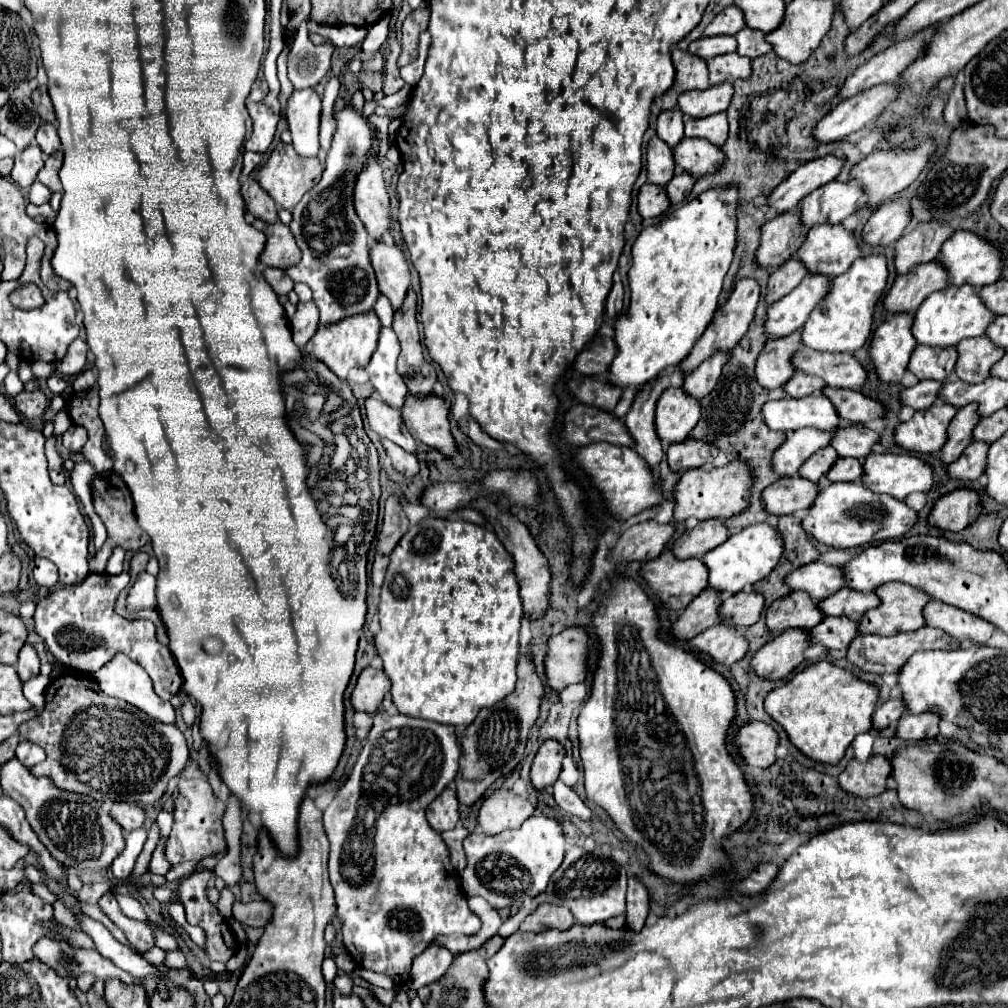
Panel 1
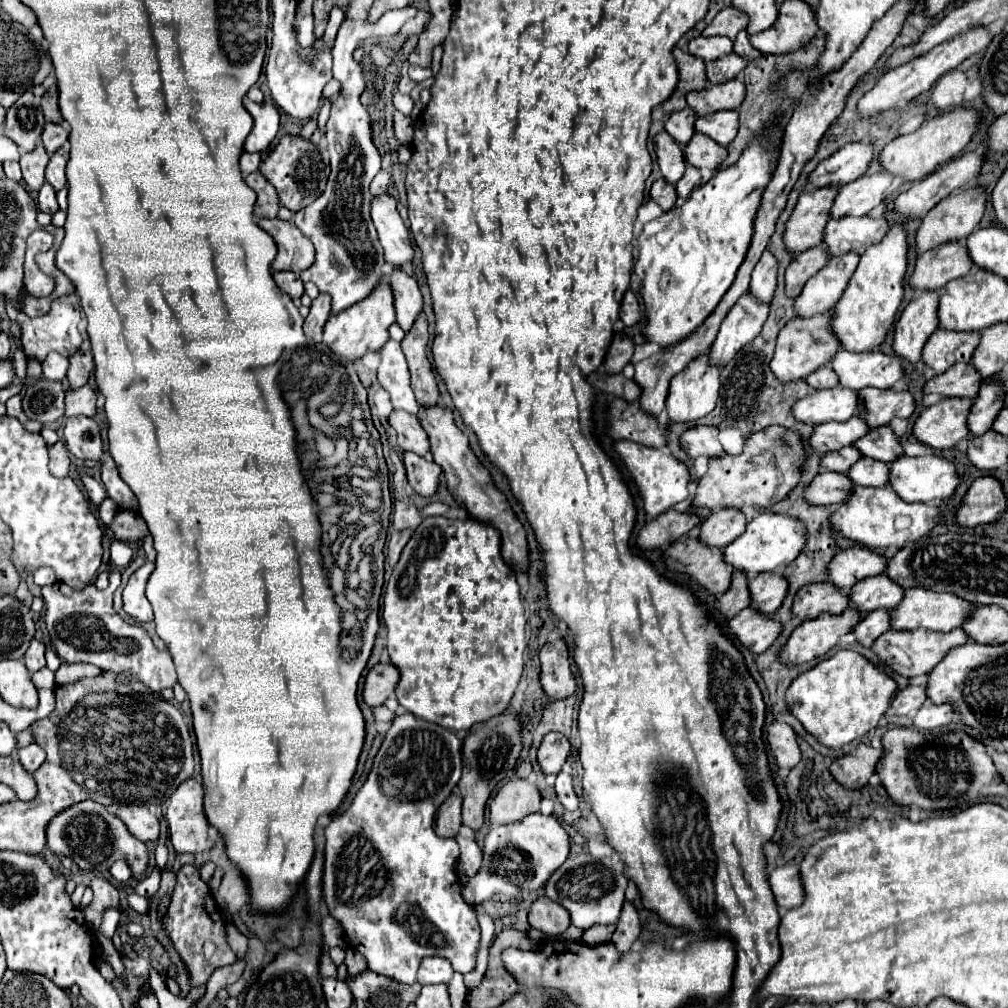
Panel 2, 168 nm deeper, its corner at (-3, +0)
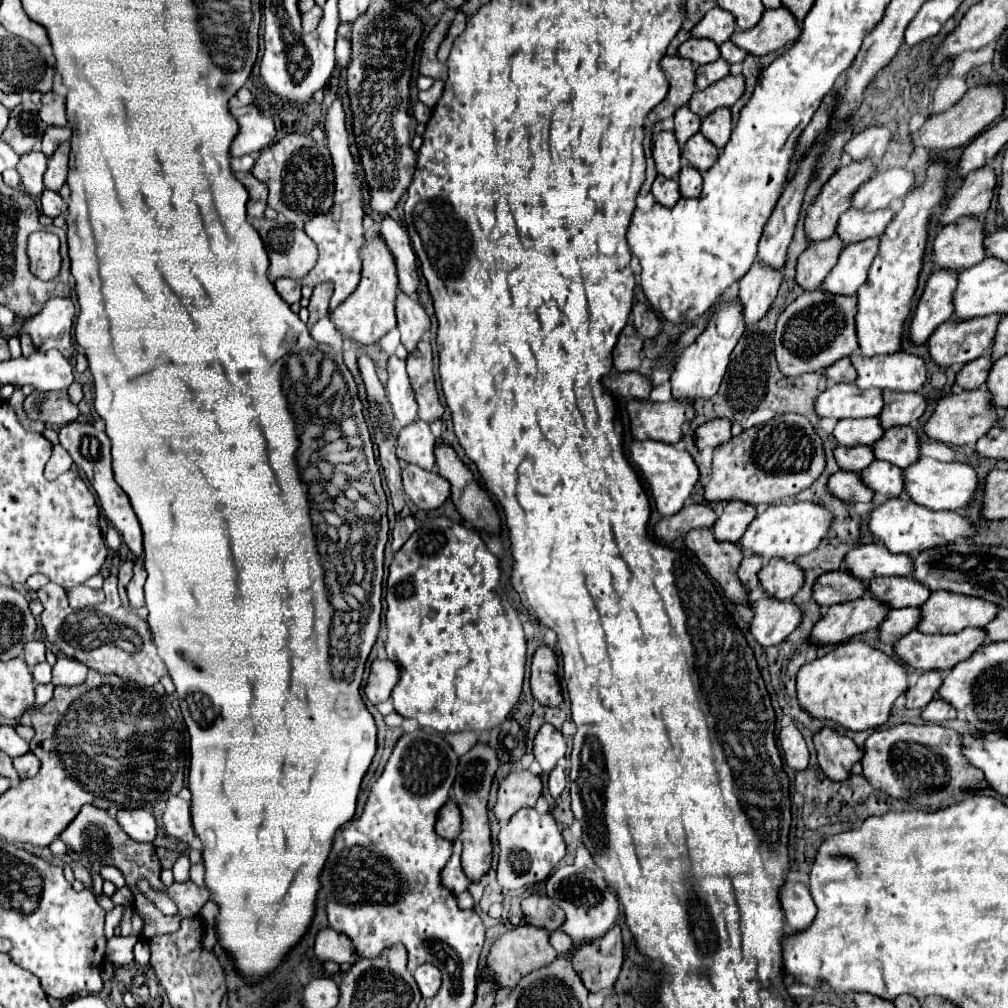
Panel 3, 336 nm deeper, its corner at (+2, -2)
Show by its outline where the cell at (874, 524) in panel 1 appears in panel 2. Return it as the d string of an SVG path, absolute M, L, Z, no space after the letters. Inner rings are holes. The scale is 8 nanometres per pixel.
M854 485L854 491L844 507L840 507L836 513L832 513L830 523L836 531L840 531L844 537L858 541L866 547L896 547L902 549L906 543L920 539L922 535L930 533L936 523L940 521L942 511L940 507L932 507L930 503L906 503L902 501L892 487L870 487L862 489Z

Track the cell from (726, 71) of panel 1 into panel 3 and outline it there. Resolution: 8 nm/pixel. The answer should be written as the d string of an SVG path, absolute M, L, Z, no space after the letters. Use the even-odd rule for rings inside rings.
M717 59L713 63L707 65L699 65L697 67L697 89L705 89L717 81L721 81L725 75L729 75L729 63L725 63L725 59Z

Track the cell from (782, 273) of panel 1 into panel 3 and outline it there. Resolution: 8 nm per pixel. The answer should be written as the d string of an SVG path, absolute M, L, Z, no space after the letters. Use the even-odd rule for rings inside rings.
M833 235L825 241L815 241L811 243L797 259L795 267L795 279L797 285L803 291L815 291L819 289L821 281L829 275L829 271L835 267L837 257L843 249L843 241Z

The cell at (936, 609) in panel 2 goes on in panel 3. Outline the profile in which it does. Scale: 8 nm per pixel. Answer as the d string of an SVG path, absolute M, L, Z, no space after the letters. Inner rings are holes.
M937 591L937 593L931 593L931 597L919 607L919 611L921 611L921 619L915 627L917 631L921 633L957 633L957 631L963 631L965 627L985 627L989 621L993 621L999 607L993 603L985 603L983 599L977 599L977 597Z

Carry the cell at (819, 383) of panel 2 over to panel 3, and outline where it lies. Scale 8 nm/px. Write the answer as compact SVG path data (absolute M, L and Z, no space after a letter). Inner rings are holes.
M847 357L845 359L839 359L831 367L827 367L823 375L825 375L827 383L853 383L855 377L857 377L857 373L851 367L851 361Z

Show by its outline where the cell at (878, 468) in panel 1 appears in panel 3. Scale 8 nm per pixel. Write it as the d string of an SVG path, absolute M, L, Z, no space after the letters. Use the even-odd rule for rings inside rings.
M919 457L913 465L903 469L903 479L905 479L905 491L907 495L933 511L939 509L949 509L949 511L961 511L967 507L967 503L973 499L973 493L977 489L977 475L975 469L963 463L941 463L929 457Z

